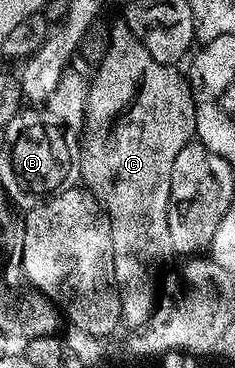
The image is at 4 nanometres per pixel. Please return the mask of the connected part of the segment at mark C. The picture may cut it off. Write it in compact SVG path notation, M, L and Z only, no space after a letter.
M122 20L110 26L108 52L104 52L104 60L96 64L95 70L98 71L94 78L89 79L85 122L80 129L82 155L77 155L76 170L79 175L82 173L81 185L93 194L97 202L102 203L110 225L113 284L120 300L122 322L142 328L155 317L154 293L158 290L158 269L169 258L175 257L172 232L168 232L170 181L176 155L184 144L195 137L194 93L183 71L181 74L171 63L156 60L156 56L152 56L152 52L148 52L148 48L144 48L136 36L132 36Z

